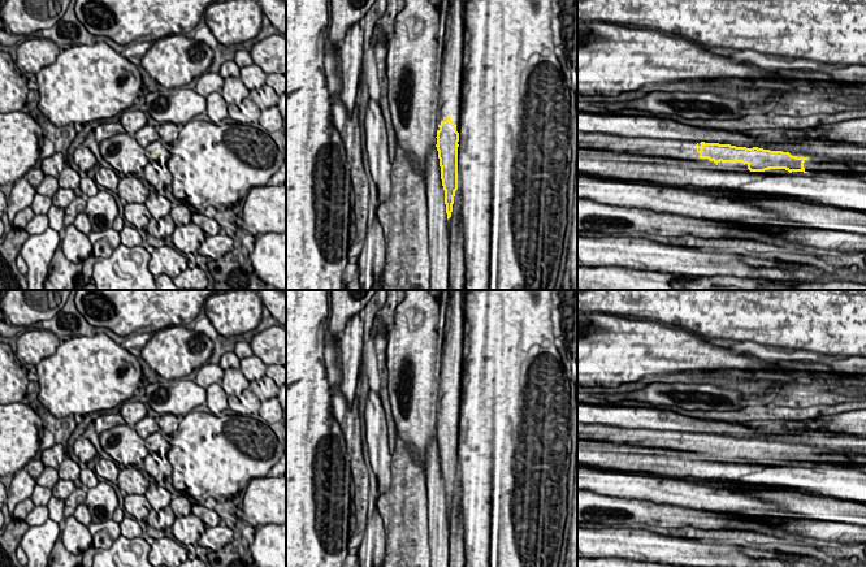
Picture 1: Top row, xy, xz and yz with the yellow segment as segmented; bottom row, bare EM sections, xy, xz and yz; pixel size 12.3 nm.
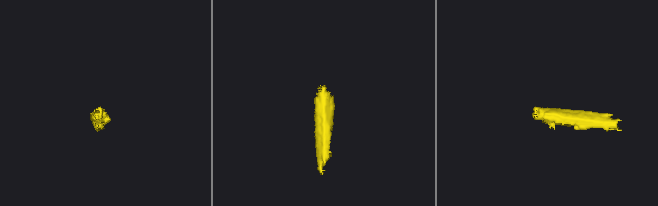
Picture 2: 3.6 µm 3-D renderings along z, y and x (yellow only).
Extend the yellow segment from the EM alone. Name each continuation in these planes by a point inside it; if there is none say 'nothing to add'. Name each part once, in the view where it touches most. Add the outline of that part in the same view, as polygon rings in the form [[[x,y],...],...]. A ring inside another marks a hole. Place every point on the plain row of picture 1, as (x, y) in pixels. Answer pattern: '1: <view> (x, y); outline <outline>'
nothing to add

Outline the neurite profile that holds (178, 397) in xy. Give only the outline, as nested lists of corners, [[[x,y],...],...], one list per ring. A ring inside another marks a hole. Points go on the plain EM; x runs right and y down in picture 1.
[[[194,378],[155,380],[144,386],[147,406],[160,415],[172,414],[178,417],[205,406],[207,390]]]

